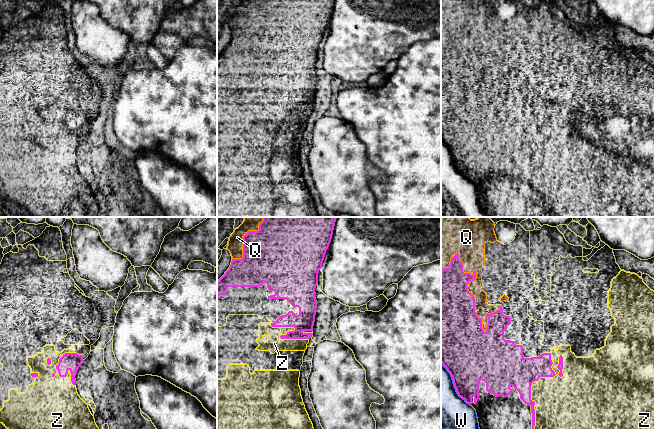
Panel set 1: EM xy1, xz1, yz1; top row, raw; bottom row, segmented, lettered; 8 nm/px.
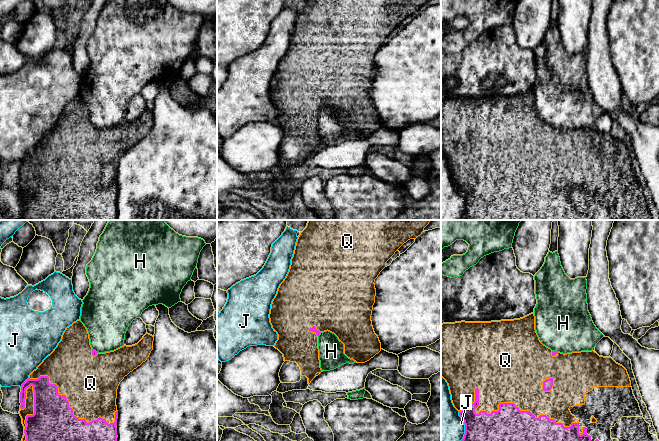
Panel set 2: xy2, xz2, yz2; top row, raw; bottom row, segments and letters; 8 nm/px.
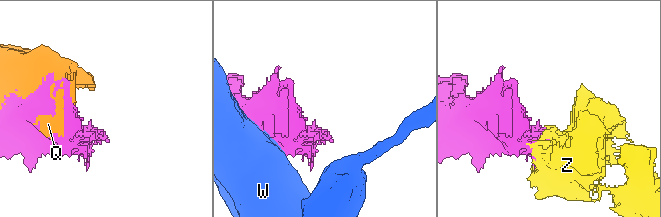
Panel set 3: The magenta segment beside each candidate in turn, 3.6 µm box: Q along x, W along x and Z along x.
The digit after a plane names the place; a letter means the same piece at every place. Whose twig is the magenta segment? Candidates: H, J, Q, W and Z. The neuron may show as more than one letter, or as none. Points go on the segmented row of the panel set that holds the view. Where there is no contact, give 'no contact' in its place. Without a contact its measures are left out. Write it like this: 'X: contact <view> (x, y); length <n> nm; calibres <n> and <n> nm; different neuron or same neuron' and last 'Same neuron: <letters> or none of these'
H: contact xy2 (94, 350); length 70 nm; calibres 50 and 340 nm; different neuron
J: contact yz2 (465, 426); length 240 nm; calibres 220 and 300 nm; different neuron
Q: contact yz2 (499, 407); length 950 nm; calibres 280 and 440 nm; same neuron
W: contact yz1 (454, 385); length 420 nm; calibres 400 and 340 nm; different neuron
Z: contact yz1 (532, 382); length 650 nm; calibres 320 and 380 nm; same neuron
Same neuron: Q, Z

